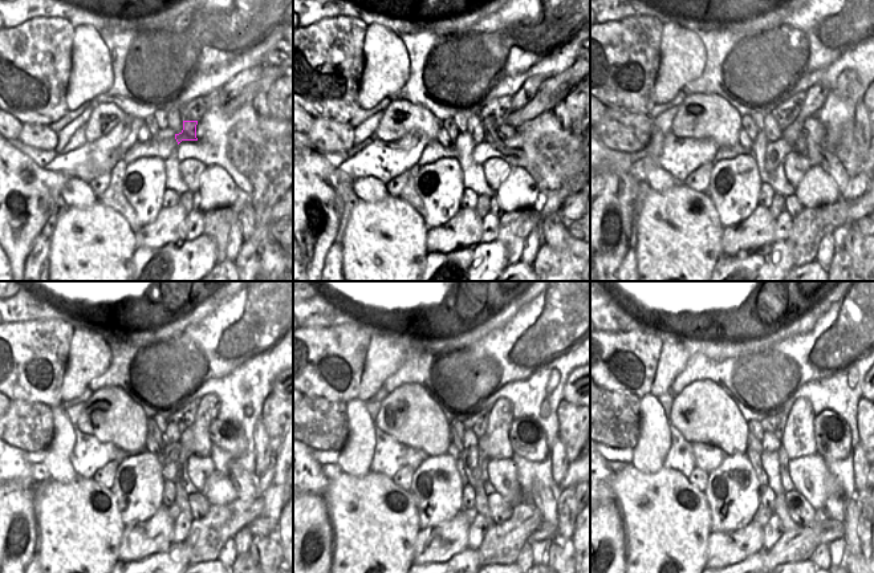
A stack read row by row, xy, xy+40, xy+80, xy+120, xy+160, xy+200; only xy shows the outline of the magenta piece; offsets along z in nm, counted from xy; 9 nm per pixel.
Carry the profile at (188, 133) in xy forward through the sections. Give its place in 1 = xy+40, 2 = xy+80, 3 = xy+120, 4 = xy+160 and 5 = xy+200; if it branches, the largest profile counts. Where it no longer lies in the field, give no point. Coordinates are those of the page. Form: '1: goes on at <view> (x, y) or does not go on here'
1: goes on at xy+40 (505, 131)
2: goes on at xy+80 (813, 131)
3: goes on at xy+120 (228, 435)
4: goes on at xy+160 (528, 439)
5: goes on at xy+200 (833, 437)

